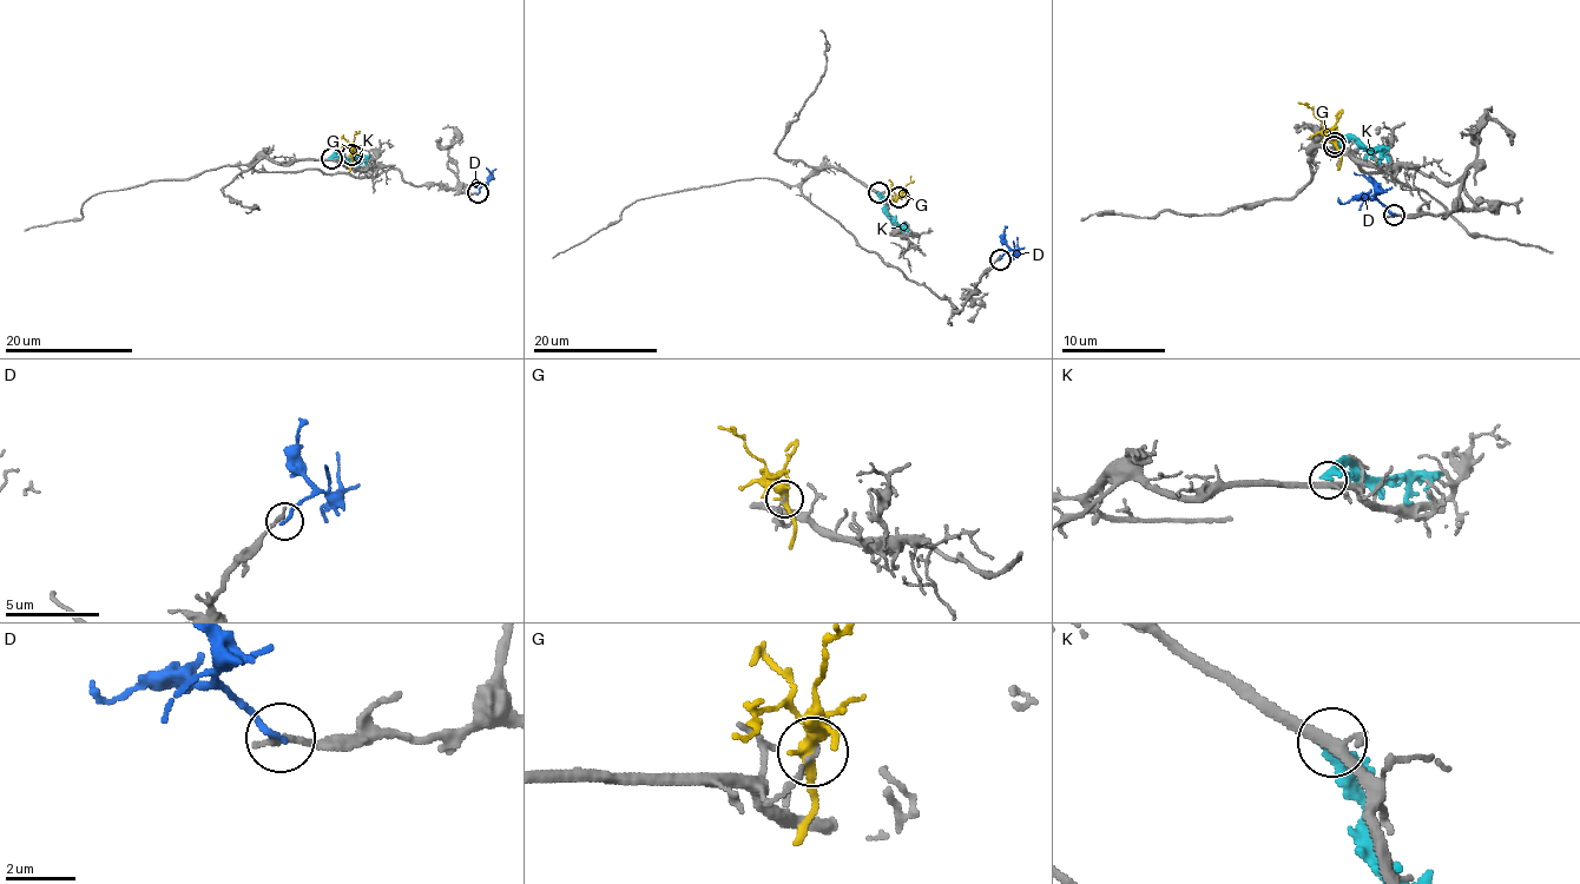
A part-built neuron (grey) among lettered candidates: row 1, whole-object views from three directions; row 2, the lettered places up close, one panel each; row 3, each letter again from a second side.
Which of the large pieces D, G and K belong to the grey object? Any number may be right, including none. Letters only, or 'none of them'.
none of them

